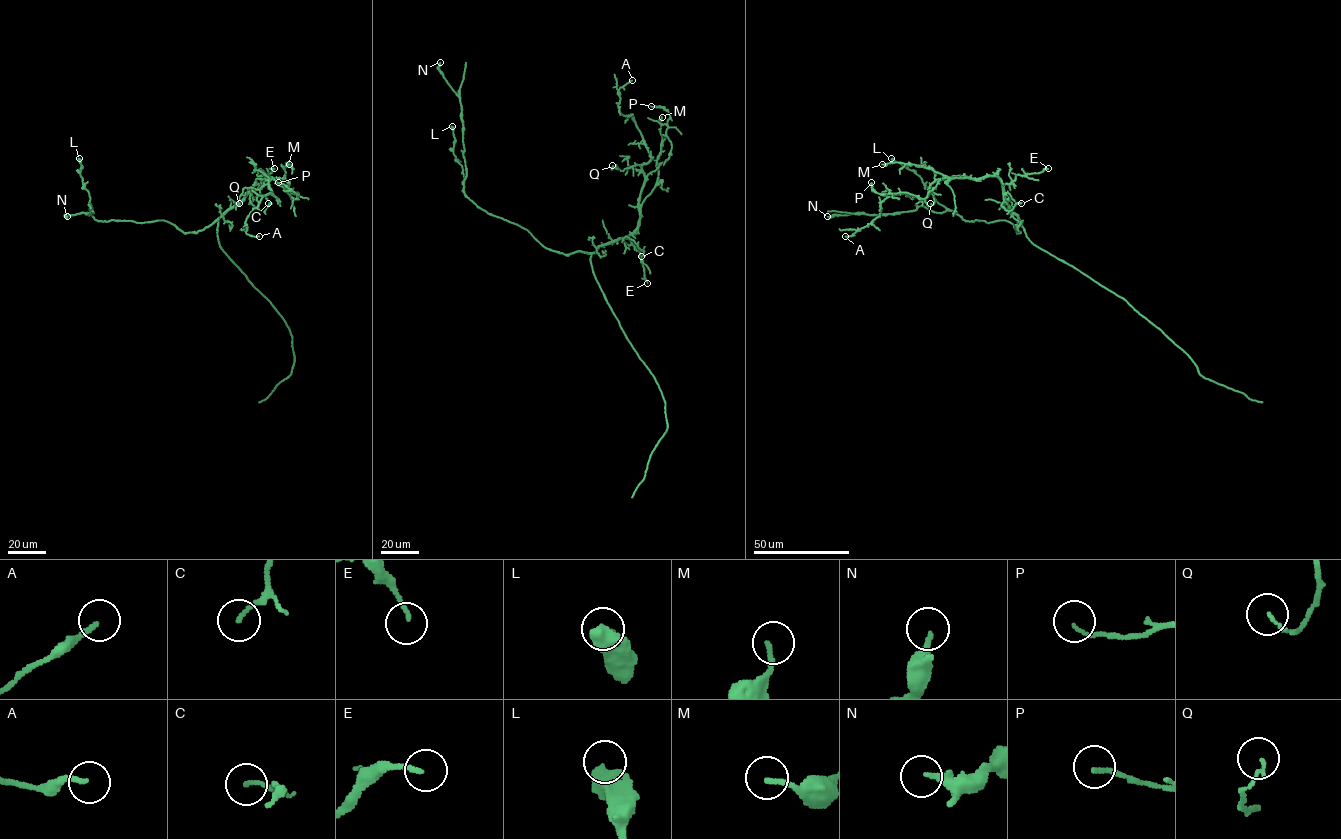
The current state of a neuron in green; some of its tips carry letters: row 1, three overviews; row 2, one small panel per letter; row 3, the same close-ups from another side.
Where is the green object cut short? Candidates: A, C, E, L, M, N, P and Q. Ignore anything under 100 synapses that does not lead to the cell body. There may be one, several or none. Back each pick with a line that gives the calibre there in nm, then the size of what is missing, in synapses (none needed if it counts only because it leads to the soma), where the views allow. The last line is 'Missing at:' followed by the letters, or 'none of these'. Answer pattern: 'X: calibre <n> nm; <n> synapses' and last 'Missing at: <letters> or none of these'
Missing at: none of these

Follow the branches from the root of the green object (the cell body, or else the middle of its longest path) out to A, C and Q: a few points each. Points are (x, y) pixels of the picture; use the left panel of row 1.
A: (217, 236), (218, 219), (258, 177), (269, 176), (278, 199), (265, 195), (245, 222), (247, 234), (259, 236)
C: (217, 236), (218, 219), (248, 192), (250, 202), (260, 210), (264, 211), (268, 203)
Q: (217, 236), (218, 219), (243, 198), (258, 177), (271, 178), (258, 189), (245, 187), (239, 203)

